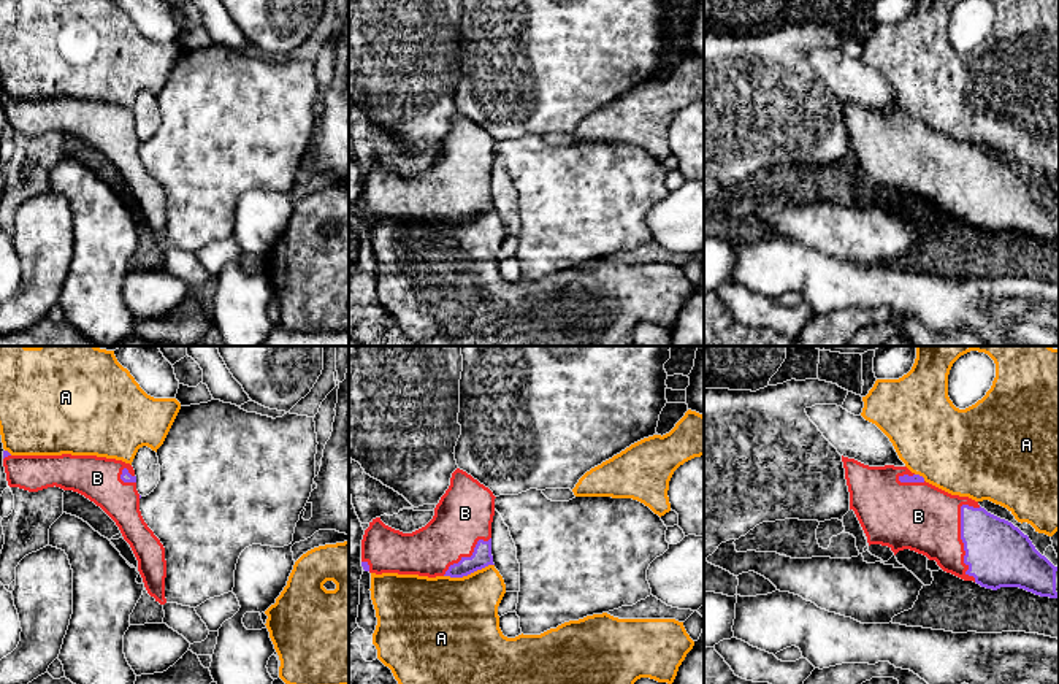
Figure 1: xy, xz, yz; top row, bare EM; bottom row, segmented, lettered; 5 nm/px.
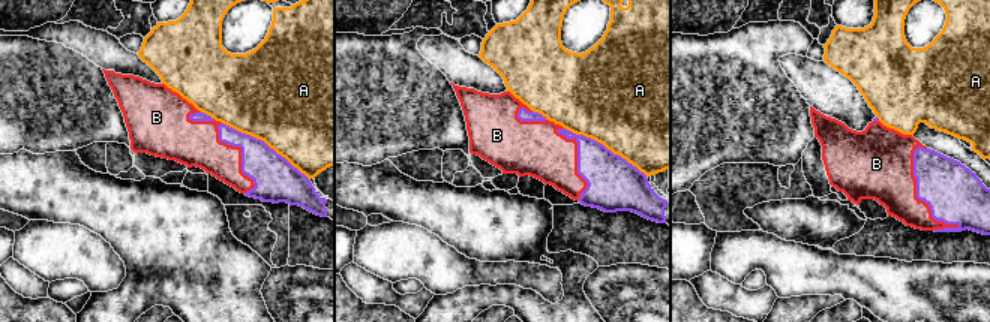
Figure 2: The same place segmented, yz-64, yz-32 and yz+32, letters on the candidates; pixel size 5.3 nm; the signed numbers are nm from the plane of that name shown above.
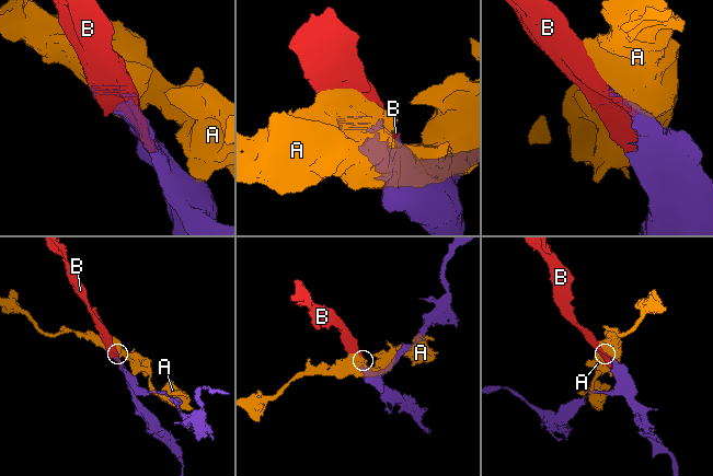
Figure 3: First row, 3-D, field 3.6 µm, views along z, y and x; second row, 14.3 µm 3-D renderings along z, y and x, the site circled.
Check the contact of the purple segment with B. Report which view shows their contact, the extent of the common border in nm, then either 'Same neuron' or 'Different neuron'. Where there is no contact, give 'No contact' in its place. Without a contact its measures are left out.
Touches purple in yz. Shared border 400 nm. Same neuron

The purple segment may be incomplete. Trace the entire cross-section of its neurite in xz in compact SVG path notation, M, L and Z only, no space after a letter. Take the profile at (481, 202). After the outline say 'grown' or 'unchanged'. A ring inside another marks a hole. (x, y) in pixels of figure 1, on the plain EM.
M457 113L450 130L434 152L433 163L412 178L385 170L380 162L369 167L361 184L361 211L382 219L419 219L463 222L493 208L491 167L495 160L493 136L466 116Z | grown

